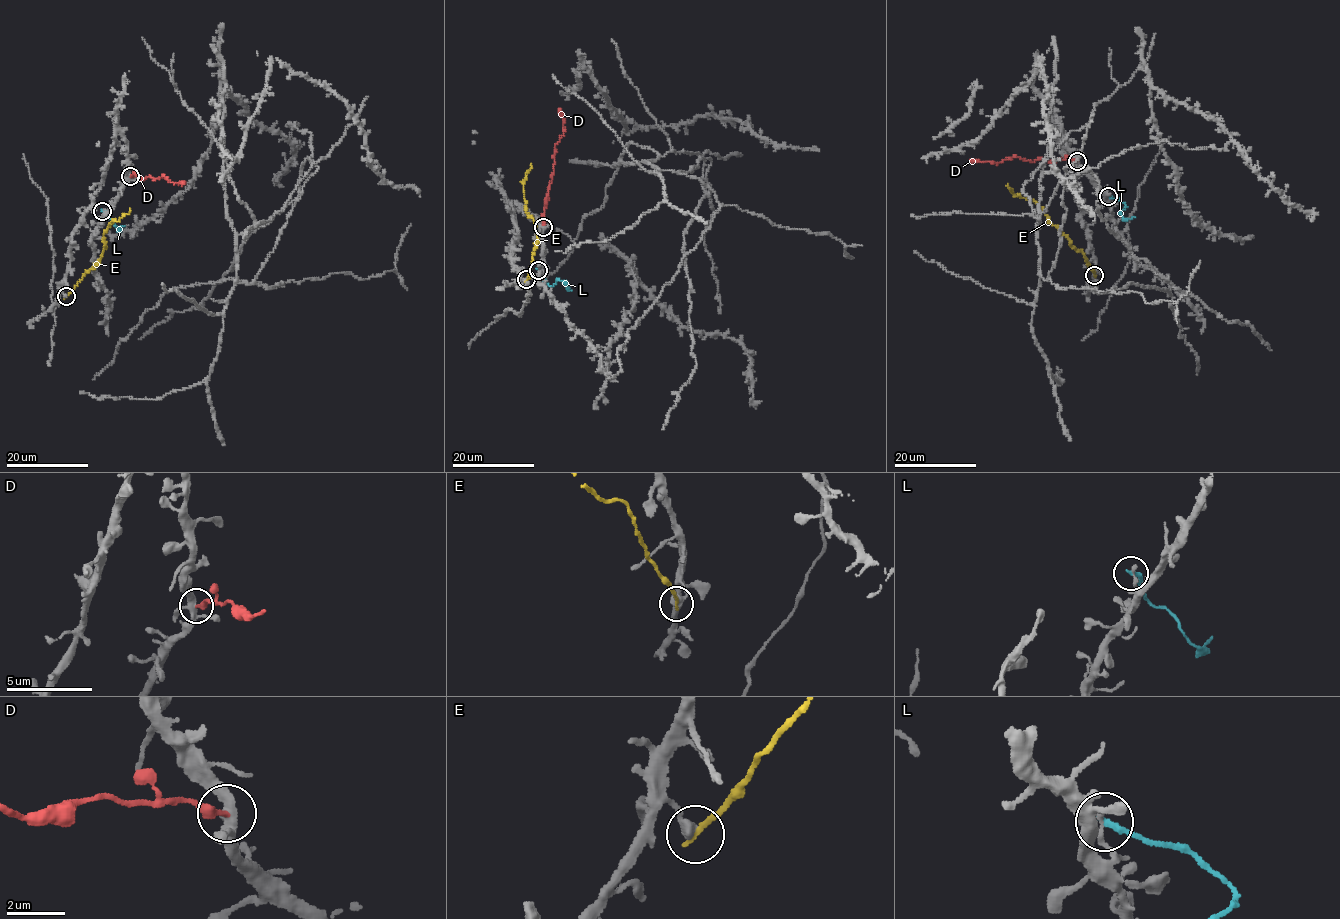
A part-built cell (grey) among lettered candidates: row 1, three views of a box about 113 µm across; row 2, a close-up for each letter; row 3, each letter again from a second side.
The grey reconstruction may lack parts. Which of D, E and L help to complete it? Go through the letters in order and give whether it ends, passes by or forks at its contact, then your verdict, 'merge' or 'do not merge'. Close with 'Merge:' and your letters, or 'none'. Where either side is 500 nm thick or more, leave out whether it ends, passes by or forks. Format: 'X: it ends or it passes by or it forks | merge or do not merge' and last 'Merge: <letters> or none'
D: it ends | do not merge
E: it ends | do not merge
L: it ends | do not merge
Merge: none

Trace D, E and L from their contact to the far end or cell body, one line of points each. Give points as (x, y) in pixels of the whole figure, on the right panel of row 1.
D: (1077, 161), (1042, 159), (1030, 161), (1018, 156), (993, 163), (969, 161)
E: (1094, 274), (1084, 253), (1074, 249), (1045, 212), (1032, 199), (1017, 196), (1007, 184)
L: (1107, 195), (1126, 204), (1121, 212), (1123, 218), (1135, 217)

